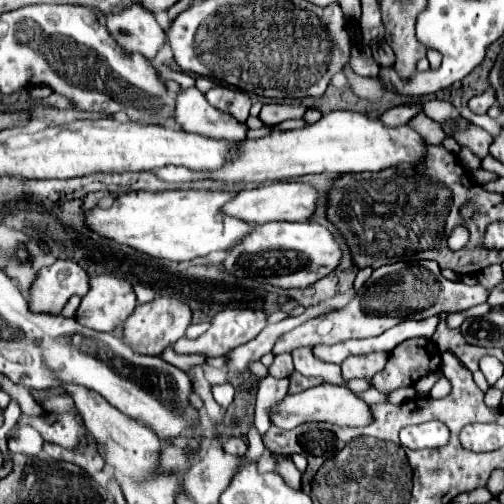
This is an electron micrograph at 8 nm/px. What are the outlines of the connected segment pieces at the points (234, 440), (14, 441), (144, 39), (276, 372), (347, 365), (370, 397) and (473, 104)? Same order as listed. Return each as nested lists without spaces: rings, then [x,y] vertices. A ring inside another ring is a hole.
[[[229,436],[229,438],[225,440],[223,448],[225,448],[227,452],[231,452],[231,454],[245,454],[245,452],[247,452],[247,444],[245,444],[243,438],[239,438],[239,436]]]
[[[17,426],[15,434],[9,438],[9,450],[15,454],[25,454],[25,456],[37,456],[41,452],[43,440],[37,436],[37,430],[33,426]]]
[[[141,6],[107,16],[107,30],[125,52],[139,52],[149,60],[153,60],[161,44],[167,42],[165,32],[157,24],[155,16],[145,12]]]
[[[279,354],[275,356],[275,362],[269,366],[269,374],[275,378],[287,378],[293,372],[291,354]]]
[[[369,352],[359,356],[349,356],[343,360],[341,376],[343,378],[373,378],[379,370],[385,368],[387,352]]]
[[[367,390],[367,392],[361,392],[361,394],[357,394],[357,396],[361,396],[367,404],[383,404],[383,402],[387,402],[387,394],[381,394],[381,392],[377,392],[377,390]]]
[[[491,90],[491,92],[483,92],[483,94],[479,94],[479,96],[473,96],[473,98],[467,102],[469,110],[475,112],[475,114],[487,114],[487,110],[489,110],[493,104],[495,104],[493,90]]]

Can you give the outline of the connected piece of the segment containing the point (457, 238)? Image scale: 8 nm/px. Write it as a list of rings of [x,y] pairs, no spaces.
[[[455,226],[453,232],[449,234],[448,245],[452,250],[458,250],[464,247],[468,240],[469,233],[466,227],[459,228],[459,226]]]

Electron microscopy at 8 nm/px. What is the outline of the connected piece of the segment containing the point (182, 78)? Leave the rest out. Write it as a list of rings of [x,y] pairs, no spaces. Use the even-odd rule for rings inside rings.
[[[160,68],[158,72],[159,76],[163,80],[165,78],[176,81],[180,85],[181,89],[187,89],[195,86],[195,78],[193,78],[189,73],[177,71],[168,72],[165,68]]]

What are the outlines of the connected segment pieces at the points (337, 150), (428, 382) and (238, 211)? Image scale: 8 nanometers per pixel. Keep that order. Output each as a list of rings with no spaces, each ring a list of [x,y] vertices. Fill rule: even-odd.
[[[331,112],[319,122],[301,130],[273,130],[259,140],[241,140],[237,152],[217,170],[197,172],[183,166],[165,166],[151,174],[165,182],[193,182],[193,180],[219,180],[233,182],[267,182],[285,180],[305,174],[345,174],[345,172],[379,172],[381,168],[397,166],[399,162],[417,164],[425,156],[425,140],[409,126],[387,128],[379,120],[371,120],[357,112]]]
[[[435,372],[420,378],[417,381],[417,384],[413,386],[415,388],[415,392],[417,392],[417,396],[427,396],[429,394],[429,390],[433,388],[433,384],[437,382],[441,378],[441,372]]]
[[[275,182],[251,190],[241,190],[237,192],[223,208],[221,214],[235,216],[243,222],[249,224],[265,224],[265,222],[275,222],[275,220],[287,220],[287,222],[305,222],[311,212],[315,210],[315,198],[317,192],[309,184],[301,182]]]

